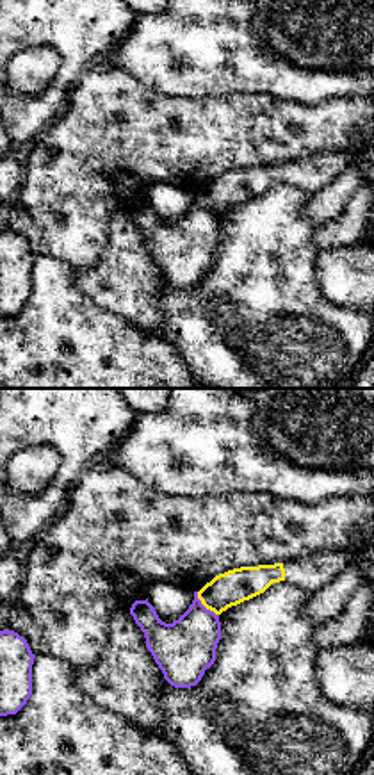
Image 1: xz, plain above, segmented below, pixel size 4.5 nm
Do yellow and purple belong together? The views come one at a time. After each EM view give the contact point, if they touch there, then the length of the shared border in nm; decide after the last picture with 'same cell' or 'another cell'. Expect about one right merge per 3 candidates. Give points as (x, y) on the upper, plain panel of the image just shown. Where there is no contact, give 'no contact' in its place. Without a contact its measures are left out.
(205, 207) | 150 nm

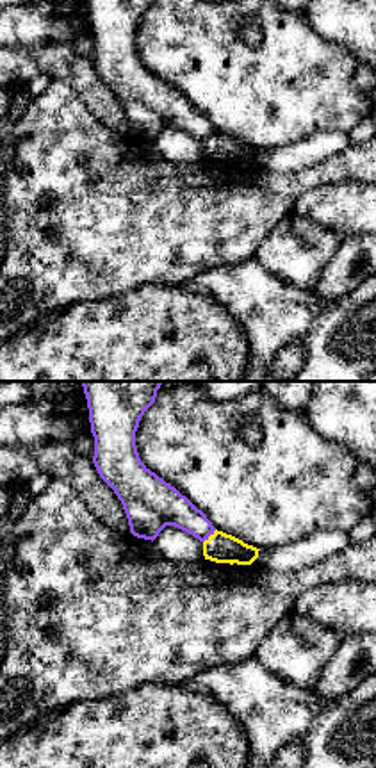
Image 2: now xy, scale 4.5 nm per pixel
(209, 138) | 90 nm

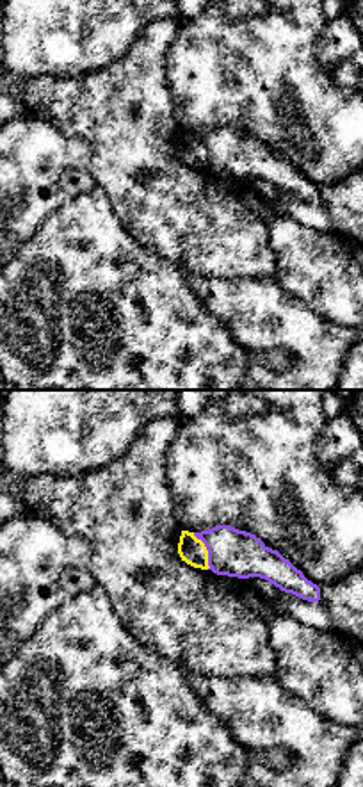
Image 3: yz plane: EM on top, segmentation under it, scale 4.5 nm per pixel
(207, 152) | 180 nm

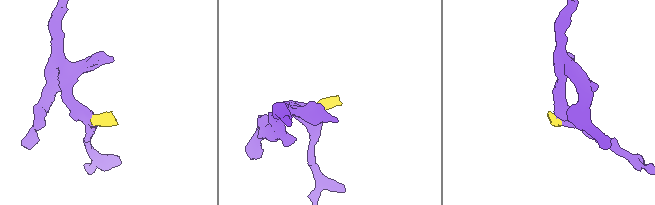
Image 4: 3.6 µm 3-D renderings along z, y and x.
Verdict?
another cell

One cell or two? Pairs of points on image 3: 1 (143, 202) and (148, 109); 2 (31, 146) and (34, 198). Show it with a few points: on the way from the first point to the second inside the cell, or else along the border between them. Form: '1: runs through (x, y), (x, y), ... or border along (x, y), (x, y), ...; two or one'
1: runs through (132, 178), (134, 132); one
2: runs through (31, 159), (31, 186); one

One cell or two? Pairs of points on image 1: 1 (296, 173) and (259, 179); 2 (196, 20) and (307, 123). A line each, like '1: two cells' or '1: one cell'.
1: one cell
2: two cells

